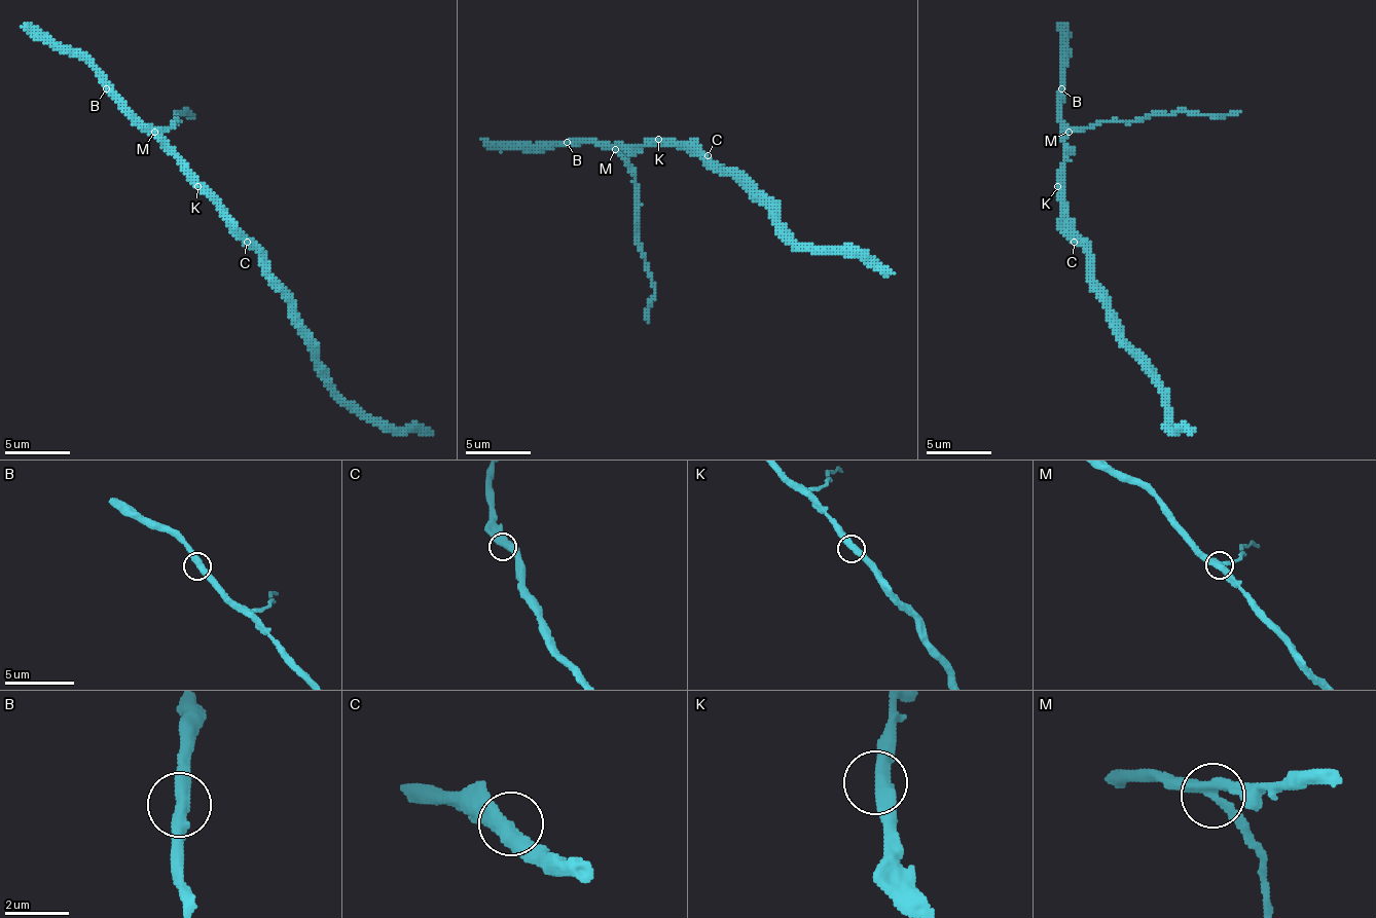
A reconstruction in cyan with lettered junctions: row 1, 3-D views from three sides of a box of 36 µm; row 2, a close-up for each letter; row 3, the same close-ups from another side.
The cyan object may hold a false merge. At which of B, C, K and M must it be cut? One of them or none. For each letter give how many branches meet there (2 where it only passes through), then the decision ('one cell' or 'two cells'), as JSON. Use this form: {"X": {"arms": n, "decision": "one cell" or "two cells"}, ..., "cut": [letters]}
{"B": {"arms": 2, "decision": "one cell"}, "C": {"arms": 2, "decision": "one cell"}, "K": {"arms": 2, "decision": "one cell"}, "M": {"arms": 3, "decision": "two cells"}, "cut": ["M"]}

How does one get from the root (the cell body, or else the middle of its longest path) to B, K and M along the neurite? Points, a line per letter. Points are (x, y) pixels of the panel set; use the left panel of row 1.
B: (243, 235), (227, 216), (227, 210), (191, 171), (106, 88)
K: (243, 235), (197, 186)
M: (243, 235), (227, 216), (227, 210), (155, 131)

